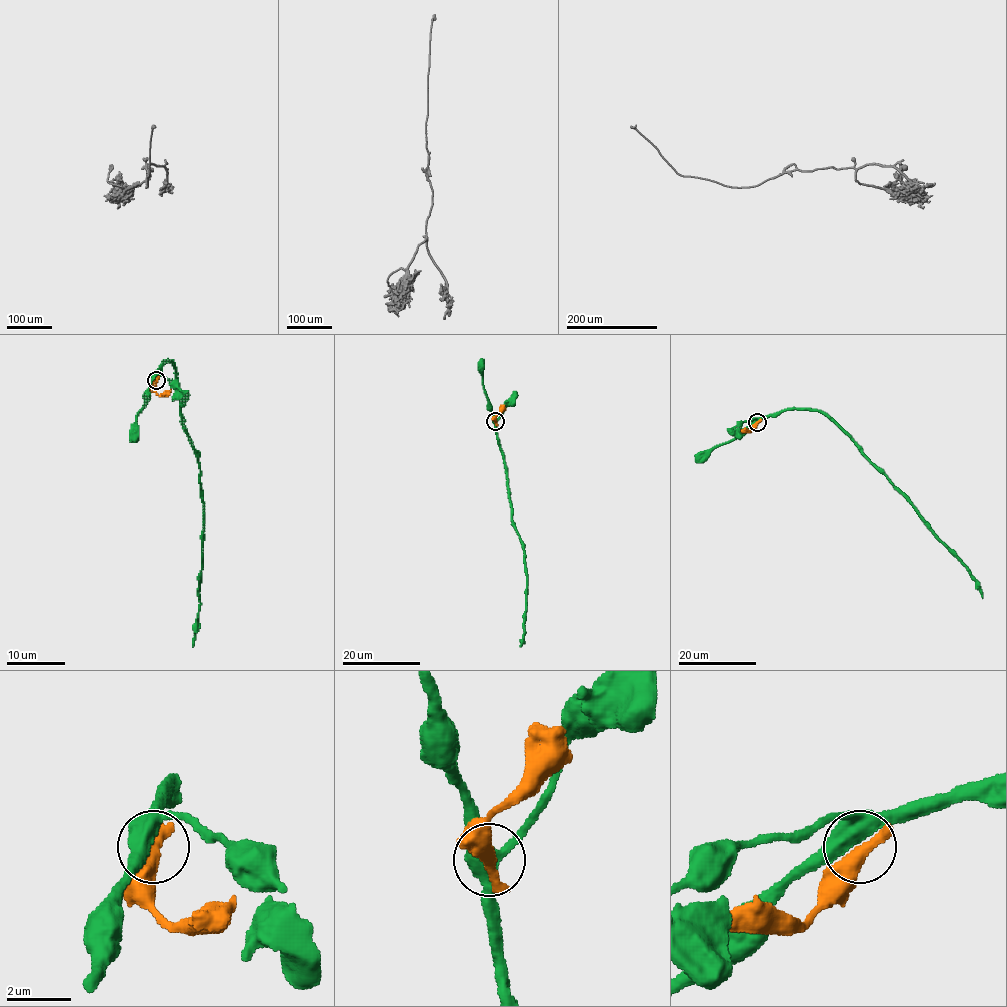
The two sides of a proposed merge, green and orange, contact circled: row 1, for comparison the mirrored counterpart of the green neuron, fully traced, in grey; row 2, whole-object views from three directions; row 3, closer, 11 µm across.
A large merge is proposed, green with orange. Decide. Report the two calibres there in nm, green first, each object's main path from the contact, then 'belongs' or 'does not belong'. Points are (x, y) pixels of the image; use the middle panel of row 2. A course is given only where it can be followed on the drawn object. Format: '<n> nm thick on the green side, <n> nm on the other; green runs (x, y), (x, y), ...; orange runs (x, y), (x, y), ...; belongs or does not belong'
460 nm thick on the green side, 400 nm on the other; green runs (495, 420), (512, 524), (523, 546), (527, 574), (525, 631), (520, 646); orange runs (495, 421), (495, 415), (504, 405); does not belong

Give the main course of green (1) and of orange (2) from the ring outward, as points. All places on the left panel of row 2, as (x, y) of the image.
1: (154, 380), (166, 361), (171, 361), (181, 399), (181, 424), (197, 458), (203, 550), (193, 647)
2: (156, 380), (156, 392), (159, 395), (169, 393)

